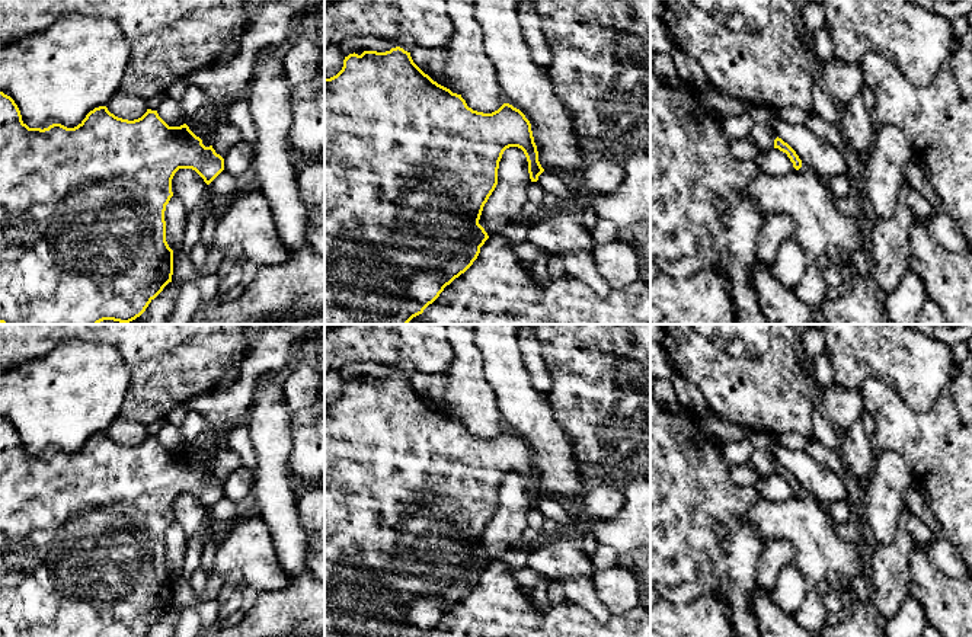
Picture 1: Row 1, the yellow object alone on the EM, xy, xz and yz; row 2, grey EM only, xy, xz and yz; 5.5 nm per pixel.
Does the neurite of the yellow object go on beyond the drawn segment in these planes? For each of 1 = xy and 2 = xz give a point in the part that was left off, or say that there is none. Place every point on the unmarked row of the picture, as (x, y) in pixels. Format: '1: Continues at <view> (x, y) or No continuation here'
1: No continuation here
2: No continuation here

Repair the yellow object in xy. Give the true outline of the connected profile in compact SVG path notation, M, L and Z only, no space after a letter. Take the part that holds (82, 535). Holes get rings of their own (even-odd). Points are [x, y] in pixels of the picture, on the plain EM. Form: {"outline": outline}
{"outline": "M0 417L0 637L146 637L172 608L173 576L166 567L164 537L173 522L172 505L179 494L195 496L210 510L224 496L224 484L212 471L205 473L186 449L169 452L157 436L147 435L141 444L128 446L99 432L74 454L52 449L41 455L29 454L15 426Z"}

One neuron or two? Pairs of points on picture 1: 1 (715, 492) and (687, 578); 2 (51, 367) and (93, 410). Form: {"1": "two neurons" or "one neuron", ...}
{"1": "one neuron", "2": "one neuron"}

